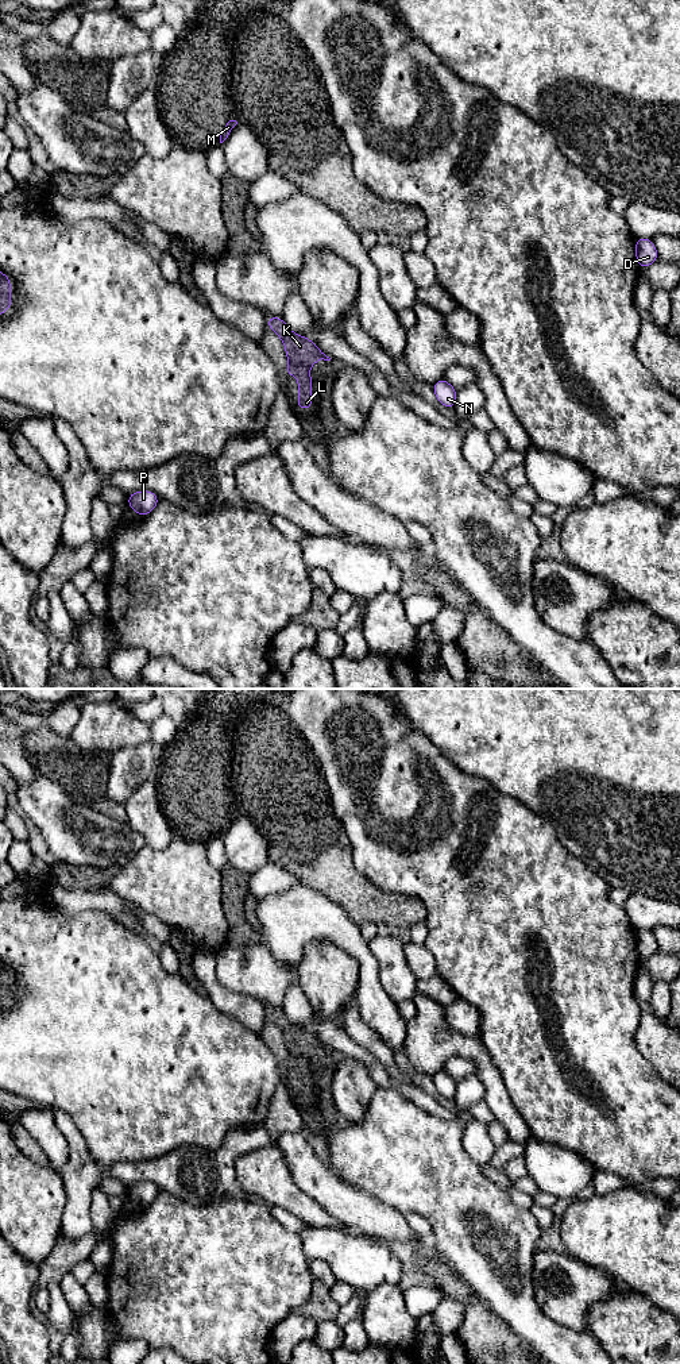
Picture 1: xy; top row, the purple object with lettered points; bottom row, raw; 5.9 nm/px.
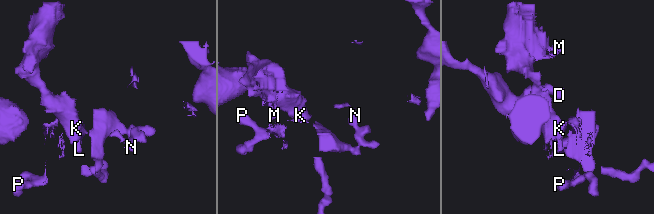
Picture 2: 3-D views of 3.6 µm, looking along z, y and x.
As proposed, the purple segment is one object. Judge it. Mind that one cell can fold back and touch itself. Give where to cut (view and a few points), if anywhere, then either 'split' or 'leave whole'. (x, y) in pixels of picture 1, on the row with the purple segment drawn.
cut in xy along (289, 361), (308, 366); split

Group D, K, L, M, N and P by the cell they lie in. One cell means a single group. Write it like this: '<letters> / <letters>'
D L N P / K M

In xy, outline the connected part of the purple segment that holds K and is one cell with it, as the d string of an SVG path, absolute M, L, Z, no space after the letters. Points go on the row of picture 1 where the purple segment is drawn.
M267 317L267 328L275 332L285 344L289 362L294 365L312 366L317 361L331 361L309 338L294 334L285 323L283 317Z

